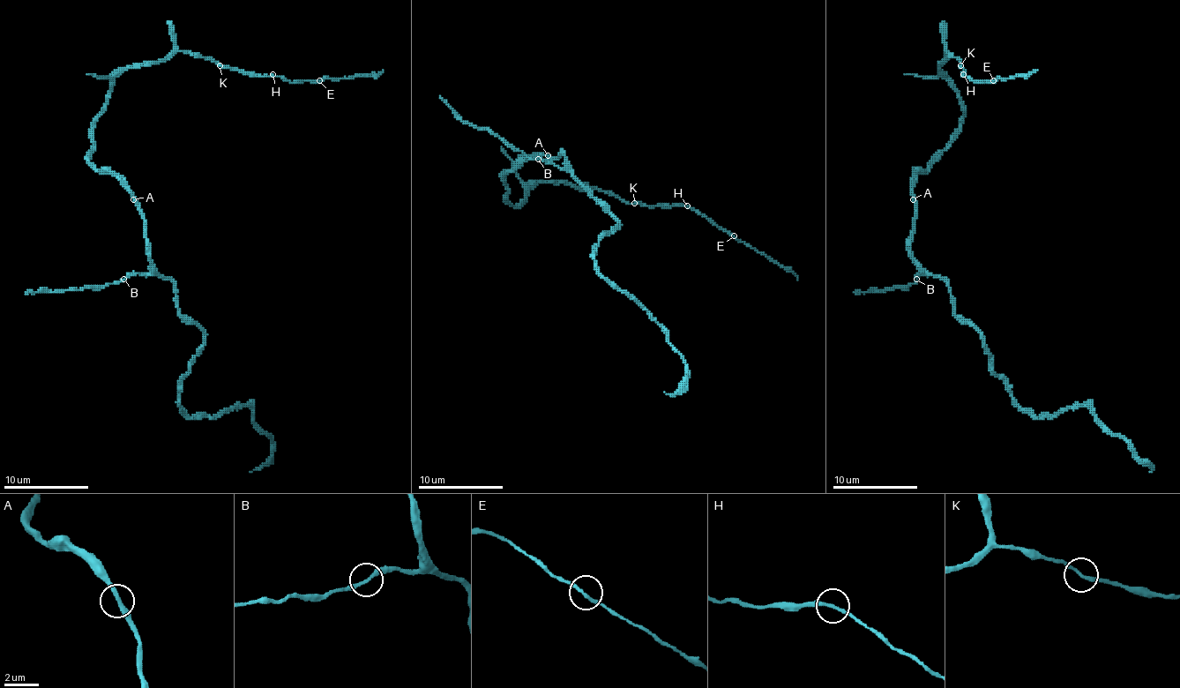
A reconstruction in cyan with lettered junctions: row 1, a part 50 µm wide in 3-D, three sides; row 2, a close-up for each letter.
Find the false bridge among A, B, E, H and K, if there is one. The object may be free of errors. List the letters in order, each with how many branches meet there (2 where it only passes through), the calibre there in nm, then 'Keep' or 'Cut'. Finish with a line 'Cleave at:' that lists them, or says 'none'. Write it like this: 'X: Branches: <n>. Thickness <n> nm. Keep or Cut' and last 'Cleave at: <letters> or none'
A: Branches: 2. Thickness 280 nm. Keep
B: Branches: 2. Thickness 200 nm. Keep
E: Branches: 2. Thickness 200 nm. Keep
H: Branches: 2. Thickness 190 nm. Keep
K: Branches: 2. Thickness 200 nm. Keep
Cleave at: none

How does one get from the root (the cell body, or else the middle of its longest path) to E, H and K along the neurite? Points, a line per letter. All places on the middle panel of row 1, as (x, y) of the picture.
E: (550, 157), (533, 155), (504, 178), (511, 205), (540, 183), (564, 183), (631, 204), (690, 205), (734, 235)
H: (550, 157), (533, 155), (504, 178), (511, 205), (540, 183), (611, 191), (631, 204), (687, 205)
K: (550, 157), (533, 155), (504, 178), (511, 205), (540, 183), (564, 183), (579, 189), (611, 191), (634, 204)

